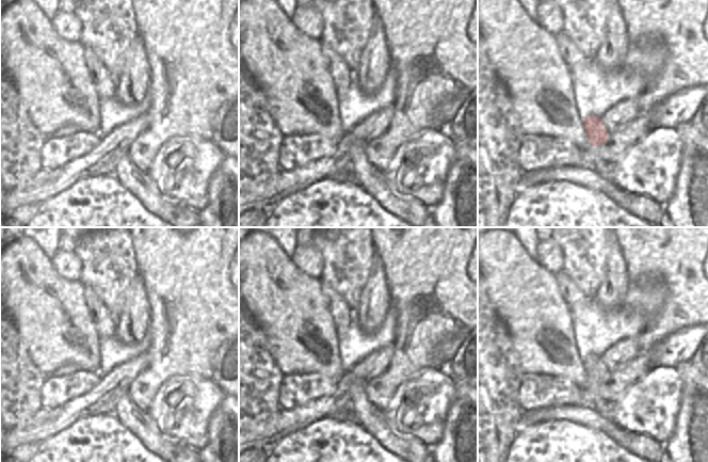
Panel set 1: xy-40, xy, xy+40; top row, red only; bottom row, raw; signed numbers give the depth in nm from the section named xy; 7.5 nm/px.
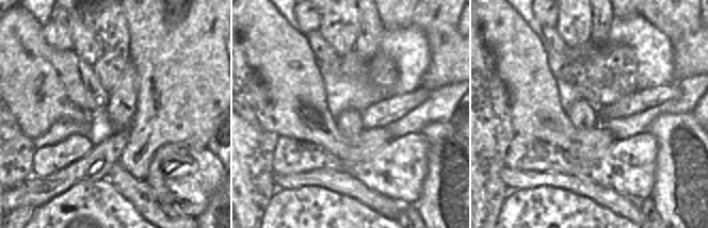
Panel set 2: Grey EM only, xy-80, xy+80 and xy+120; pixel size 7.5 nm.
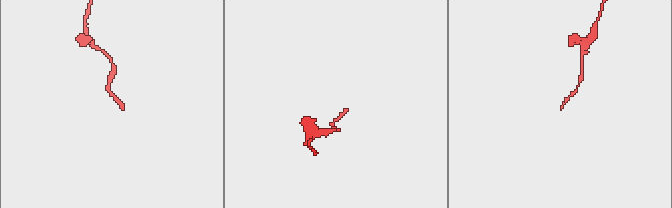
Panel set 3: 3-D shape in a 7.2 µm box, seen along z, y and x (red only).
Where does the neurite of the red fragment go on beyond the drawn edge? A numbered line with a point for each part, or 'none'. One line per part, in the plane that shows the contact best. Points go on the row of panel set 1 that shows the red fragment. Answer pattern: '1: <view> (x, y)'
1: xy+40 (593, 159)

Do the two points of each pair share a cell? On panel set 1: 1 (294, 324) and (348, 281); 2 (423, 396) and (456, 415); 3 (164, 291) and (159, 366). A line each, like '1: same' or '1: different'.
1: different
2: different
3: same

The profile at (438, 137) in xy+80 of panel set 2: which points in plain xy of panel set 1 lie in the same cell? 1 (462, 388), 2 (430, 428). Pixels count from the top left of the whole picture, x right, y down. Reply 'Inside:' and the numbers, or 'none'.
Inside: 1

